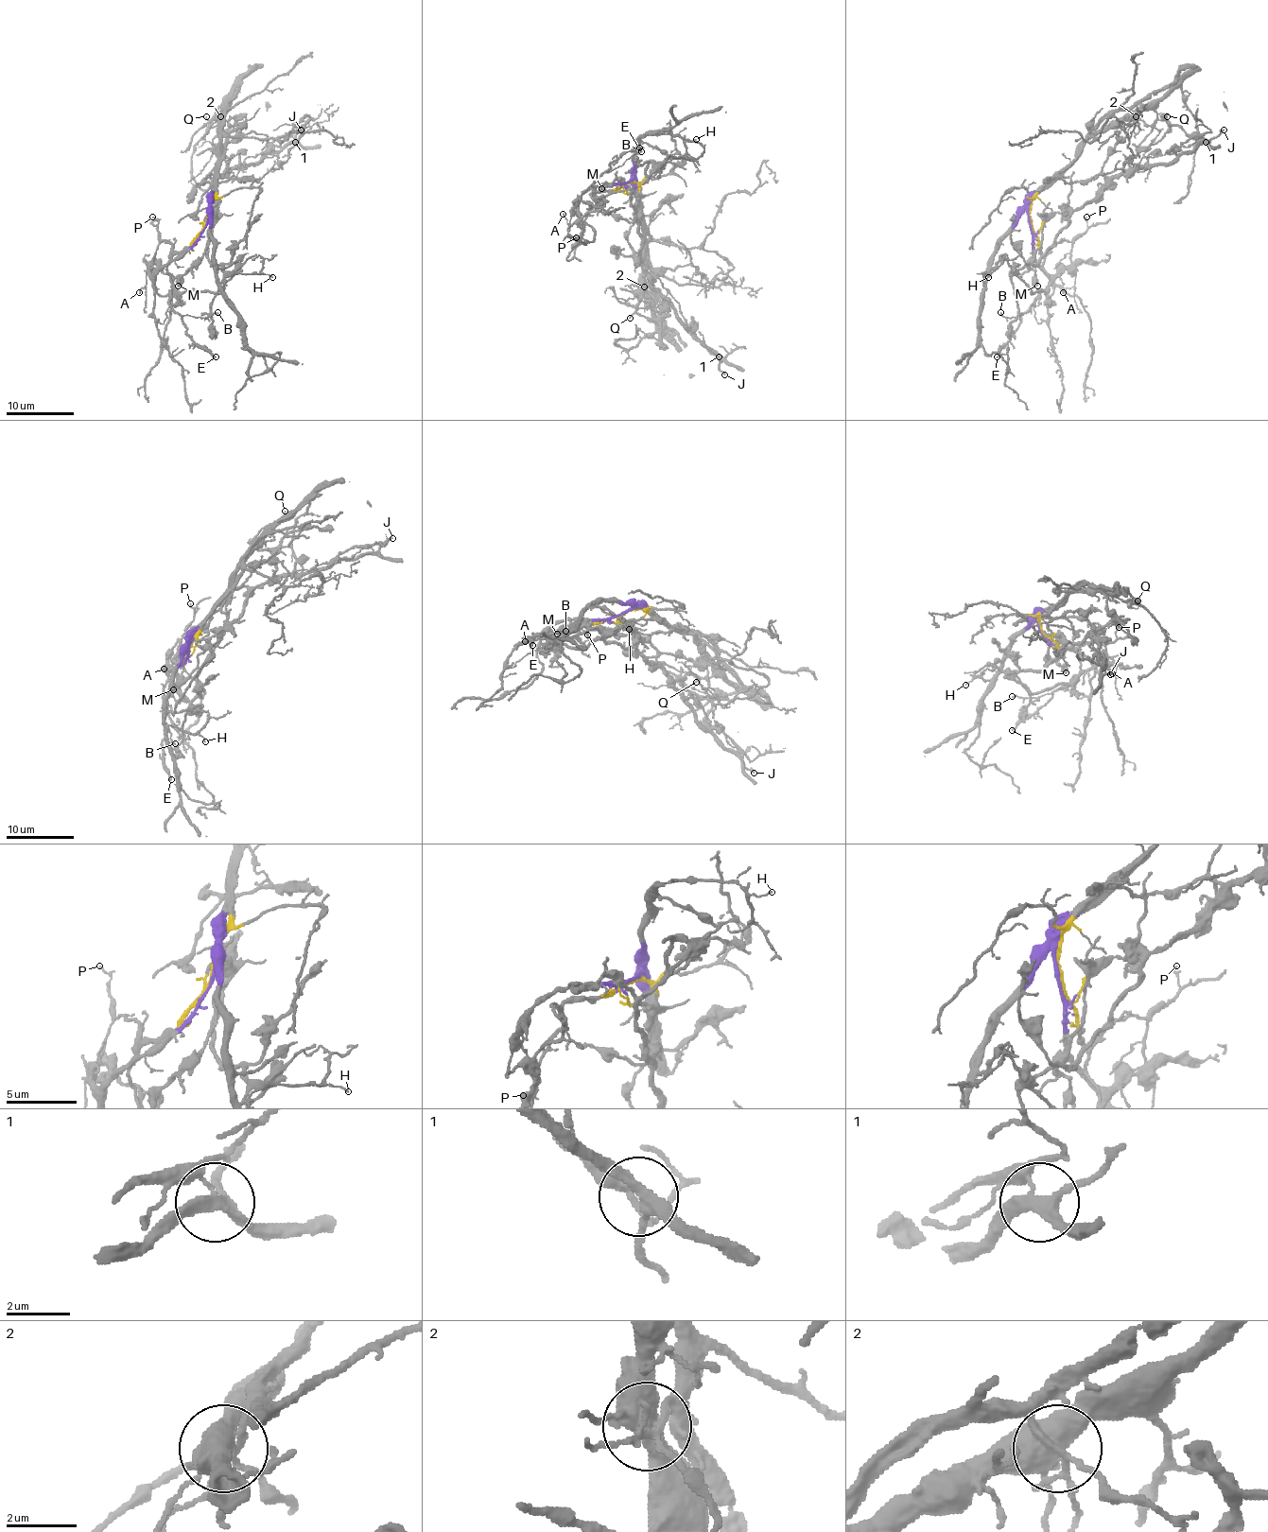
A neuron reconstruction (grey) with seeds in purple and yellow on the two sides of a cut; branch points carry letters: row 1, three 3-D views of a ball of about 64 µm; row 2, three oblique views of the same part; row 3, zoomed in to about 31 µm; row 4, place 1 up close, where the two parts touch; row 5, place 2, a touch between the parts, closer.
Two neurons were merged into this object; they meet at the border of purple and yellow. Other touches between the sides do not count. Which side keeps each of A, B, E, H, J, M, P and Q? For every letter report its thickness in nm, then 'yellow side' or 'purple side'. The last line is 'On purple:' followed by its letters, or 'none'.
A: 120 nm | yellow side
B: 100 nm | yellow side
E: 190 nm | yellow side
H: 90 nm | purple side
J: 220 nm | yellow side
M: 340 nm | yellow side
P: 80 nm | yellow side
Q: 130 nm | purple side
On purple: H, Q

